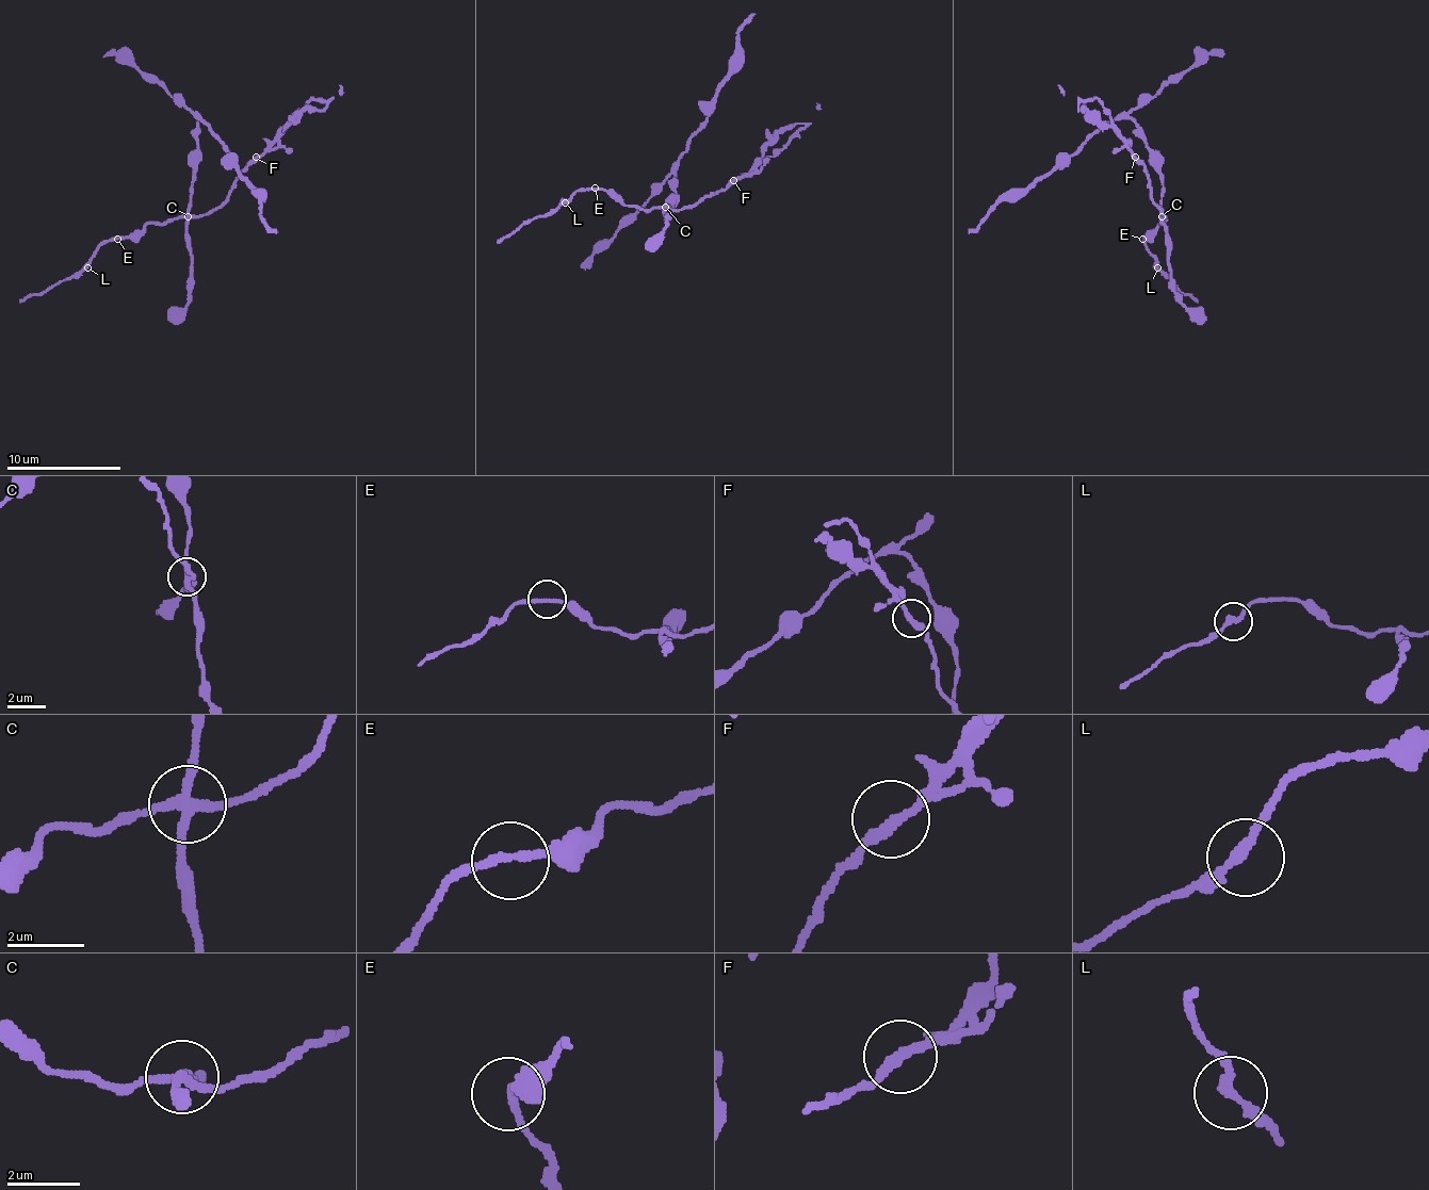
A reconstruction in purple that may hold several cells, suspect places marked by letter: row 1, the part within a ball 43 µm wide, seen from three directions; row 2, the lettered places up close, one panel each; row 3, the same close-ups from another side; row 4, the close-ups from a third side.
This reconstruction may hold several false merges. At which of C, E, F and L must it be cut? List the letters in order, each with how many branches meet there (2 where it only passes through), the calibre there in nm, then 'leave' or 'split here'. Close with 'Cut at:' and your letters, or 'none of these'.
C: 4 | 280 nm | split here
E: 2 | 190 nm | leave
F: 2 | 280 nm | split here
L: 2 | 240 nm | leave
Cut at: C, F

